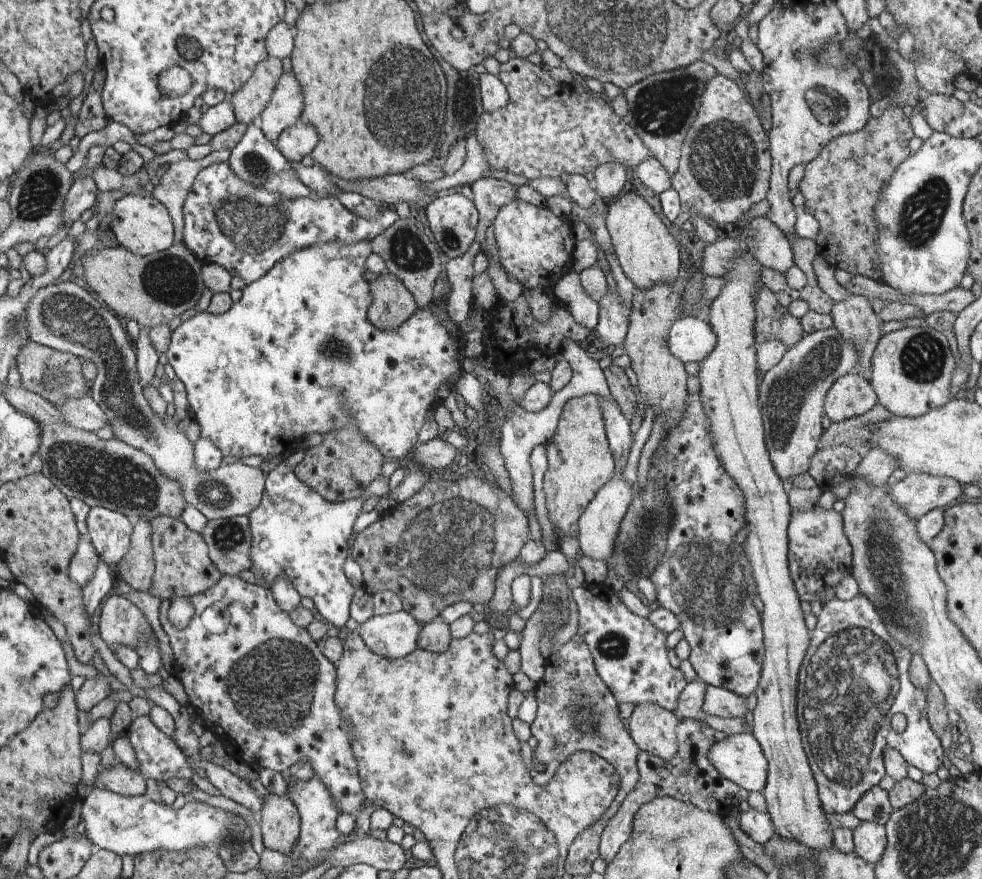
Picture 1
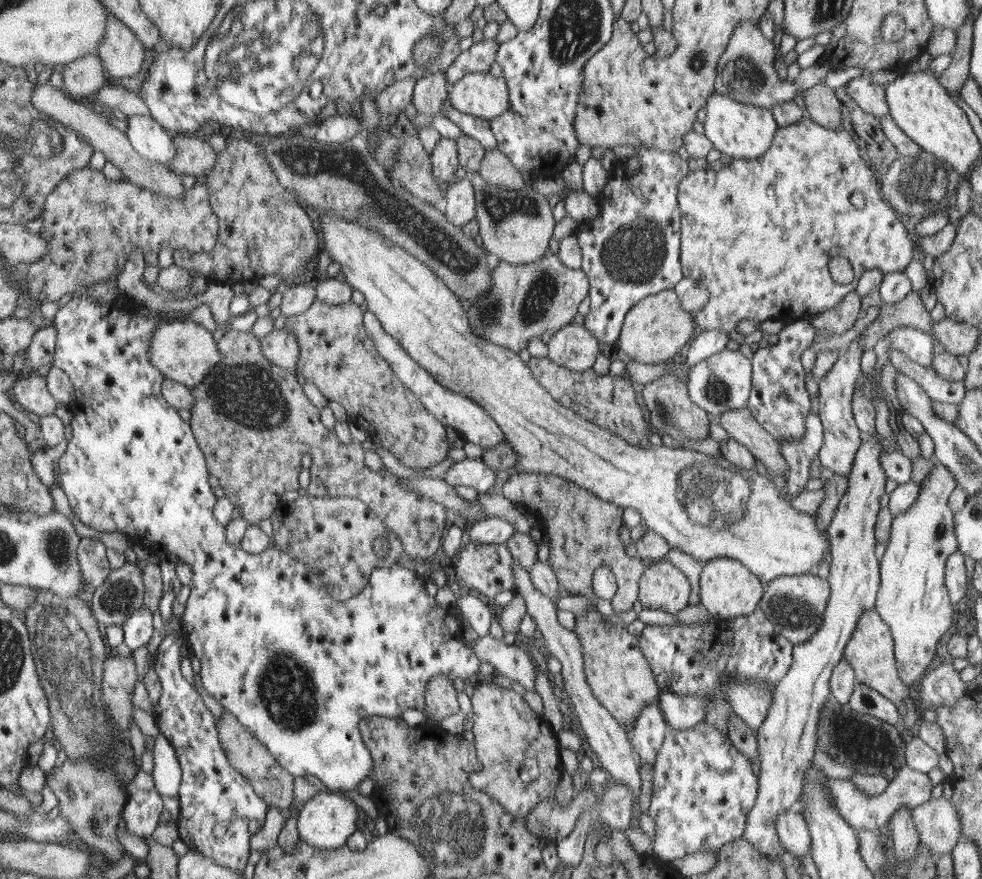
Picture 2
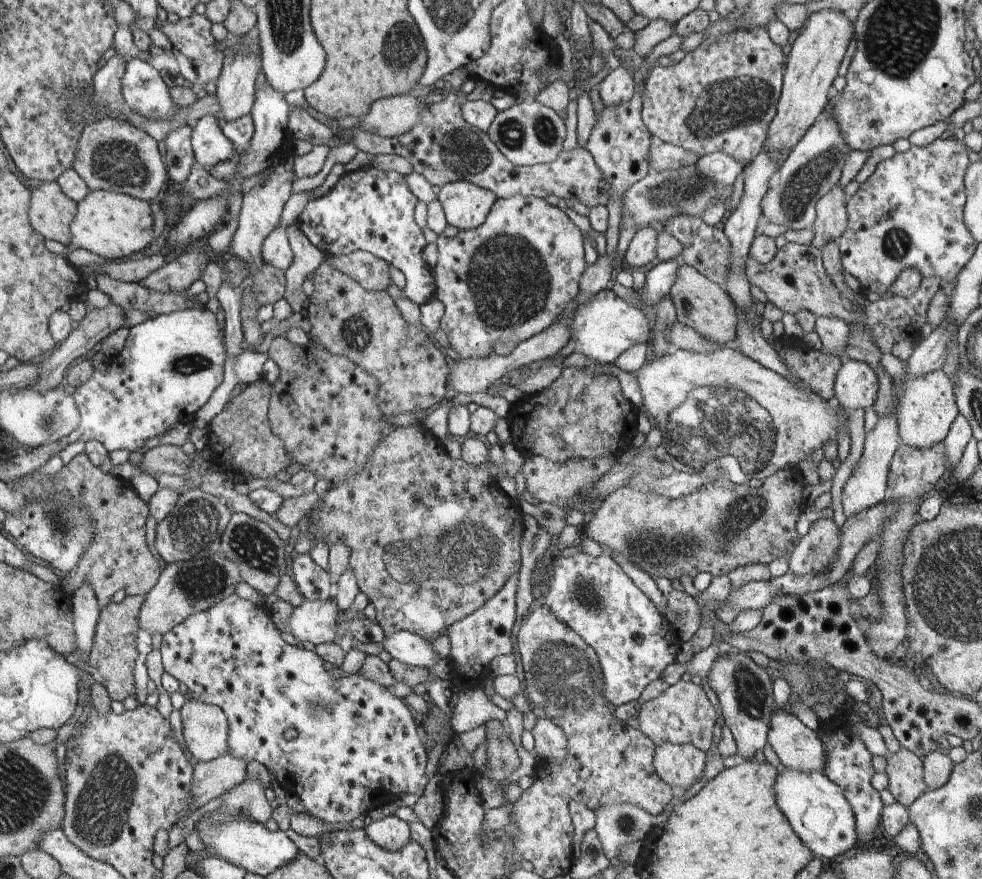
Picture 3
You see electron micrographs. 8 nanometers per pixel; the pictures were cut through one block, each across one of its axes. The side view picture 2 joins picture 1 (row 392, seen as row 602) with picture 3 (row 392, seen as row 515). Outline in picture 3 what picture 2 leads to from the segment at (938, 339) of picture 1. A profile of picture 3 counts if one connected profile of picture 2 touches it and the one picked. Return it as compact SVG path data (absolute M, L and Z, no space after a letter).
M890 352L882 353L880 362L893 383L898 385L898 405L895 407L895 413L901 443L914 448L930 448L938 442L943 442L950 426L959 415L953 382L946 376L946 372L940 369L911 379L905 376L907 360L900 360Z

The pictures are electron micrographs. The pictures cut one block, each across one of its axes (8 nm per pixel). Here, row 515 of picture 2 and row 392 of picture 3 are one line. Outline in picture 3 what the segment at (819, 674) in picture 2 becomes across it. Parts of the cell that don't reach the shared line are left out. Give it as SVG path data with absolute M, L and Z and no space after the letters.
M852 359L842 361L834 378L834 397L845 410L868 410L876 402L878 376L865 362Z

